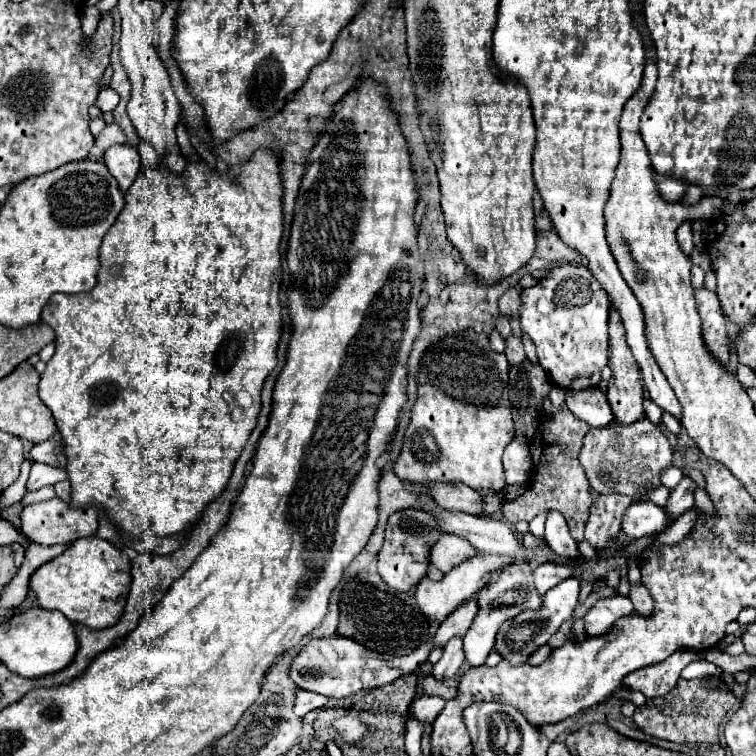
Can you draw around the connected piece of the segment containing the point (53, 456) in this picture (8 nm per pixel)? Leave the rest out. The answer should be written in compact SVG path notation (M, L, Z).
M56 432L46 442L34 444L28 456L30 456L32 462L42 462L42 464L48 464L48 466L54 466L54 468L64 468L66 456L64 456L62 434Z

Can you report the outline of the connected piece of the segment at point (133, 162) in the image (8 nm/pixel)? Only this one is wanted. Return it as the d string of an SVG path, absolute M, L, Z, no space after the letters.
M128 144L110 146L104 154L104 162L110 170L110 174L118 180L120 190L126 192L138 178L138 166L140 166L140 152Z

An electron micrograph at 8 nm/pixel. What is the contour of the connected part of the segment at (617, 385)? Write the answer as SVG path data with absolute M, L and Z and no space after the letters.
M612 308L612 314L610 314L610 368L612 368L612 384L614 388L608 388L606 390L606 398L608 398L608 404L612 408L612 414L614 414L614 424L622 424L622 426L628 426L636 420L640 420L644 416L644 408L642 408L642 400L644 400L644 386L642 386L642 380L640 380L640 370L638 370L638 364L626 344L626 338L624 338L624 326L620 322L620 316L616 314L616 310Z

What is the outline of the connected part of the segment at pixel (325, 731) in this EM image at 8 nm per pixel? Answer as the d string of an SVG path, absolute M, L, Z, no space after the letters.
M326 708L326 710L320 710L316 722L314 722L314 730L316 730L316 738L326 742L330 738L336 736L336 730L332 728L332 720L334 720L334 708Z

